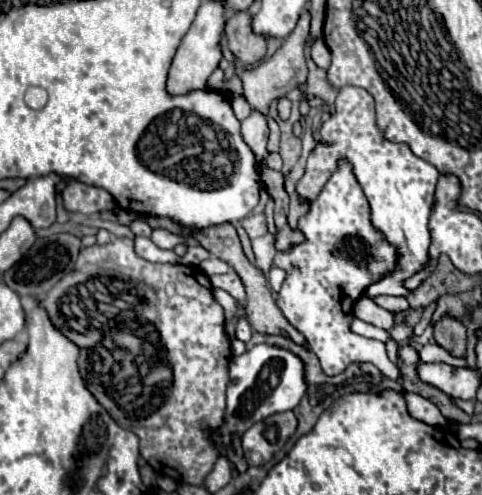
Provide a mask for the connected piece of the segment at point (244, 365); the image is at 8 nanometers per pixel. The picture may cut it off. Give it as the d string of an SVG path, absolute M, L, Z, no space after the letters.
M256 344L242 356L232 358L230 362L230 382L226 388L226 418L220 432L214 432L214 440L222 442L224 448L230 446L232 434L244 434L258 418L266 418L276 412L294 410L302 396L308 392L308 384L304 380L306 368L304 360L290 352L288 348Z

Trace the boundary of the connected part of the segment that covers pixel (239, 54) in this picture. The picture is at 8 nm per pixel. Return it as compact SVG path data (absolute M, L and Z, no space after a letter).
M232 14L226 22L226 40L230 52L236 56L236 66L252 66L266 56L266 38L252 34L250 14Z

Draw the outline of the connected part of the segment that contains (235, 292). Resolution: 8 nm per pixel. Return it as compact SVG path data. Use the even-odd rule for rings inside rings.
M236 272L222 274L222 276L210 276L210 282L212 282L214 288L222 288L222 290L226 290L226 292L228 292L230 296L234 296L238 302L244 302L244 300L246 300L242 280L238 278Z

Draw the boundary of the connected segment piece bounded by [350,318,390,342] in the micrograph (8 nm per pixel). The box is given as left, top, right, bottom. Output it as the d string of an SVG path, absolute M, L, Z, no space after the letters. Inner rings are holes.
M354 318L354 320L352 320L350 330L352 330L354 334L360 334L360 336L364 336L364 338L374 338L374 340L380 340L380 342L388 342L388 340L390 340L390 334L388 334L386 330L376 328L376 326L368 324L368 322L362 322L360 318Z

